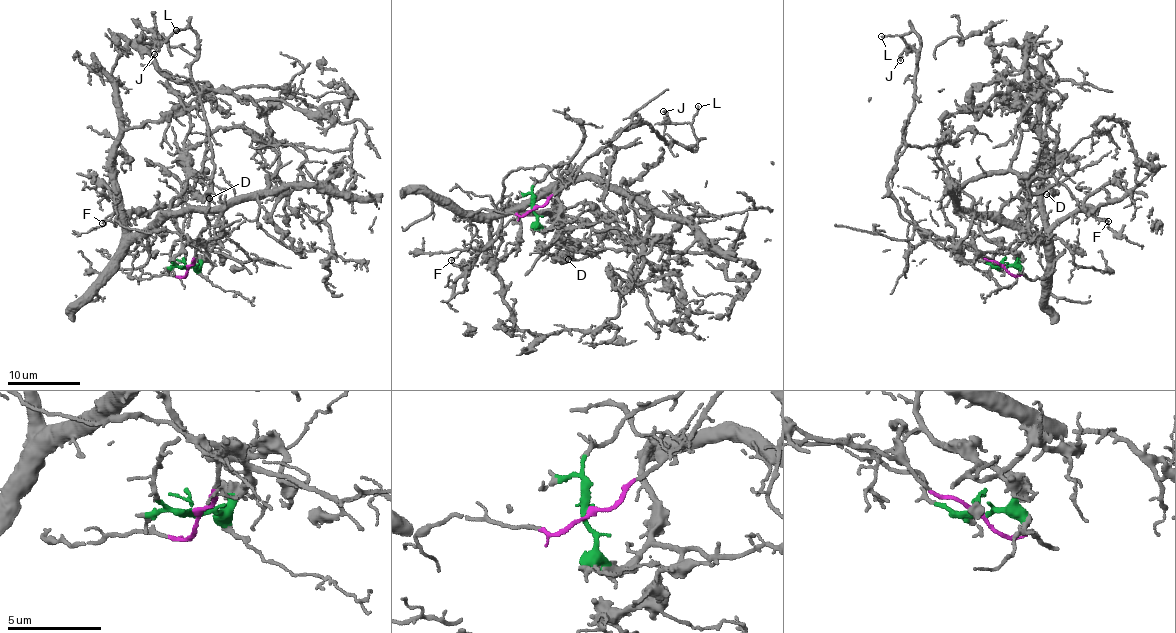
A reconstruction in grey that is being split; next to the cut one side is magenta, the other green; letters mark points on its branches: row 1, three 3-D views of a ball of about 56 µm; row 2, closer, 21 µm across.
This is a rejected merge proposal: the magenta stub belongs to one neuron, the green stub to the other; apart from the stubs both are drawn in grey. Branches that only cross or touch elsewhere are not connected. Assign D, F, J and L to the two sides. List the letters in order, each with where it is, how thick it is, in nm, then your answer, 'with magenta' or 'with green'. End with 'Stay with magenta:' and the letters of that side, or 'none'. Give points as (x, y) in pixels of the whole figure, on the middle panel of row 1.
D: at (568, 259); 240 nm thick; with green
F: at (451, 260); 110 nm thick; with green
J: at (663, 111); 140 nm thick; with magenta
L: at (698, 106); 120 nm thick; with magenta
Stay with magenta: J, L

